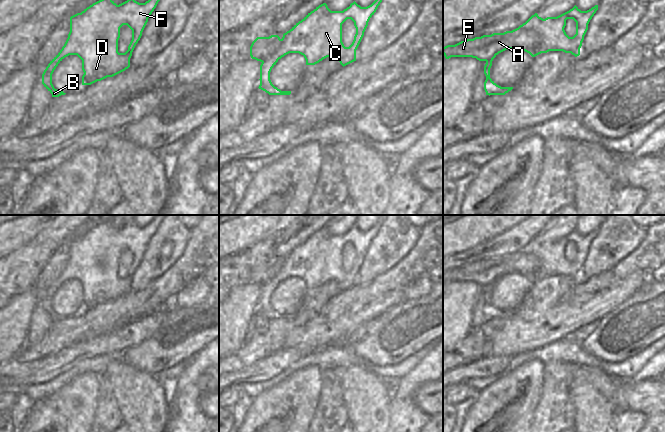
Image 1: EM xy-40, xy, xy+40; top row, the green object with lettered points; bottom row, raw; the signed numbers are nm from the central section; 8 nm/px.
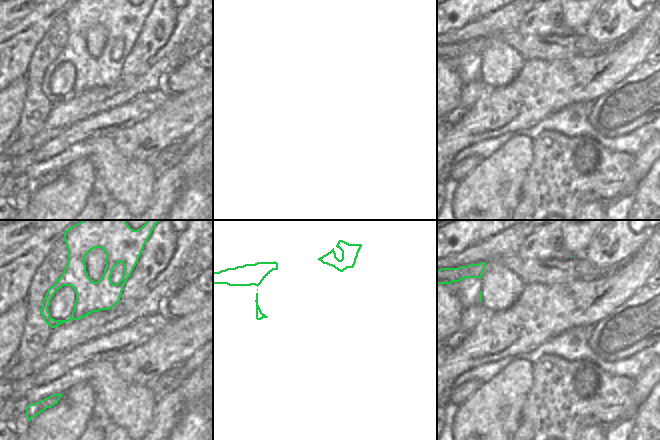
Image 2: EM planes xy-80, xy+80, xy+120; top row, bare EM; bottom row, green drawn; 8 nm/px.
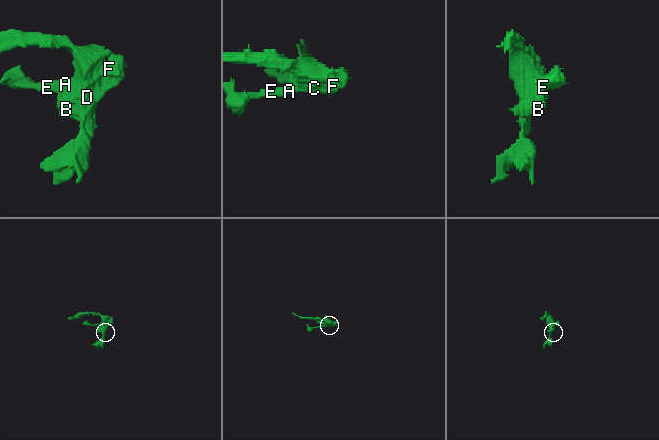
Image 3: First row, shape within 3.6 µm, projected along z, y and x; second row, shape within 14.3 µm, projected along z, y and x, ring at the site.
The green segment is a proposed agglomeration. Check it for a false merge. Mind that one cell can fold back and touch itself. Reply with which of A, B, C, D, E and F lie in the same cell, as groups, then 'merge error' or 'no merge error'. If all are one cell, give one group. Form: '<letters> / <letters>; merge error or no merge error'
A E / B C D F; merge error

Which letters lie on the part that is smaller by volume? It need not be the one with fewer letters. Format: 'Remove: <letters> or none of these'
Remove: A, E

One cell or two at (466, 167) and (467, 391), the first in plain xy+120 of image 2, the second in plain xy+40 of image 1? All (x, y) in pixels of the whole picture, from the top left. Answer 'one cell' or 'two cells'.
one cell

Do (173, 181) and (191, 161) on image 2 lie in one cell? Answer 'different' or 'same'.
same

